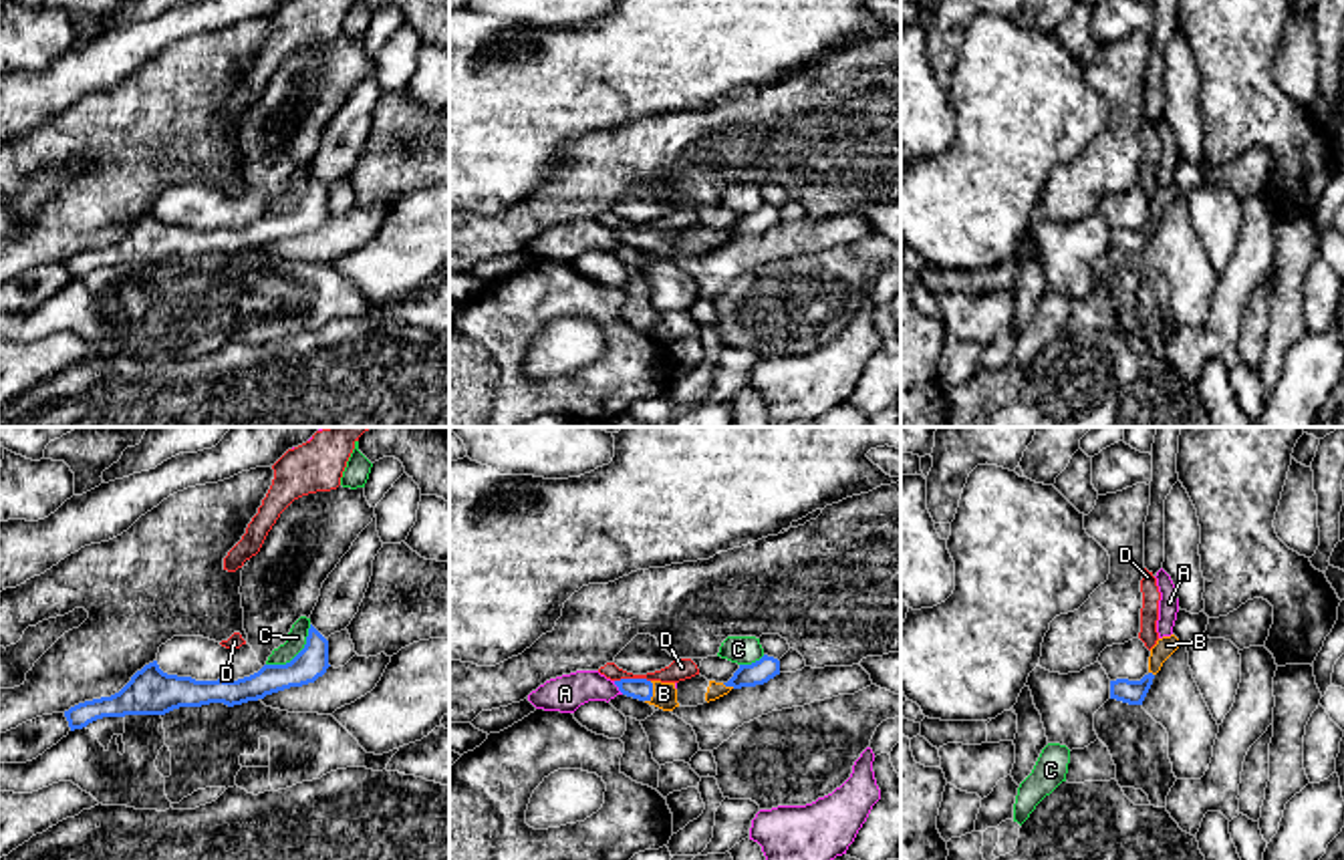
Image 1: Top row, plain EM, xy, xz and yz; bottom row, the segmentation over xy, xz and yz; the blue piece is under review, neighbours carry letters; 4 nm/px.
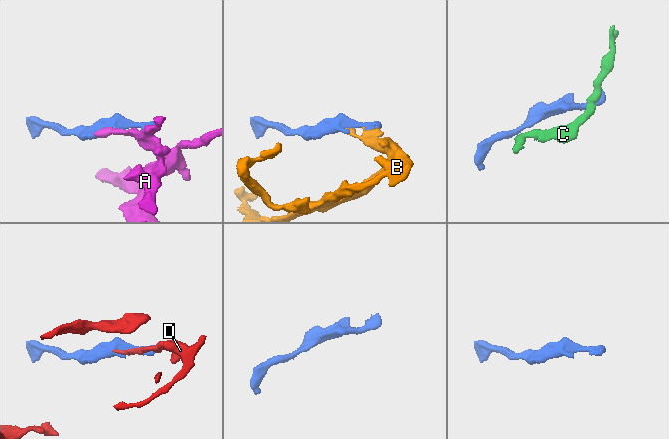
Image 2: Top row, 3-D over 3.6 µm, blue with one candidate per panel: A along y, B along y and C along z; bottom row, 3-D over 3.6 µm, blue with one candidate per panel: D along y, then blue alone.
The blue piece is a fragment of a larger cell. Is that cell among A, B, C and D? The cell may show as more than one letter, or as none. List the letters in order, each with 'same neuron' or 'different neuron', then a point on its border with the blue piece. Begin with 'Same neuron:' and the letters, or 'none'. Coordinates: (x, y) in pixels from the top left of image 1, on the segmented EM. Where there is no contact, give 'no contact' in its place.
Same neuron: B
A: different neuron; meets blue in xz at (617, 685)
B: same neuron; meets blue in xz at (651, 691)
C: different neuron; meets blue in xy at (297, 655)
D: different neuron; meets blue in xz at (631, 679)

